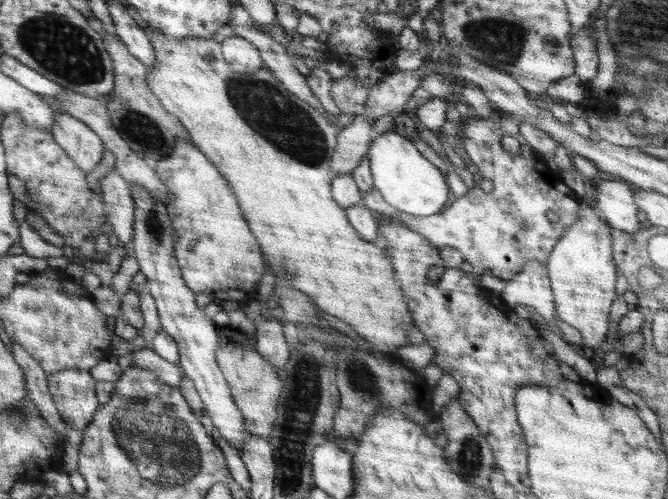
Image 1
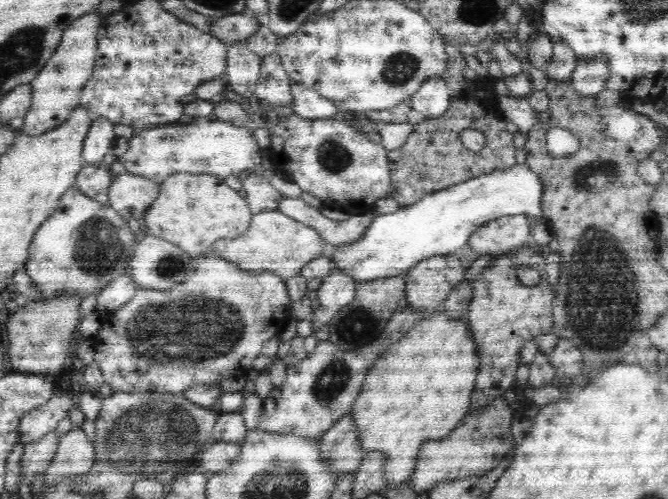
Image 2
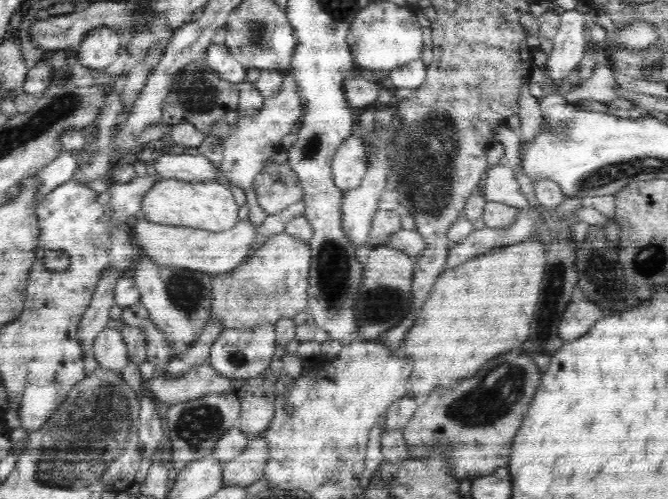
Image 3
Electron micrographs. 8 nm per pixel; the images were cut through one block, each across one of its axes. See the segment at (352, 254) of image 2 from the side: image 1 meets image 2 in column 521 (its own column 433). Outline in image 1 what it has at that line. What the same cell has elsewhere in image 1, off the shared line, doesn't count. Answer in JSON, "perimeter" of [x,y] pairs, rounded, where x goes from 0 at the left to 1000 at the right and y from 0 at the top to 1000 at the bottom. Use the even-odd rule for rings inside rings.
{"perimeter":[[[593,263],[560,273],[549,307],[558,373],[572,387],[578,407],[612,431],[633,435],[656,429],[671,405],[674,375],[668,355],[620,289]]]}

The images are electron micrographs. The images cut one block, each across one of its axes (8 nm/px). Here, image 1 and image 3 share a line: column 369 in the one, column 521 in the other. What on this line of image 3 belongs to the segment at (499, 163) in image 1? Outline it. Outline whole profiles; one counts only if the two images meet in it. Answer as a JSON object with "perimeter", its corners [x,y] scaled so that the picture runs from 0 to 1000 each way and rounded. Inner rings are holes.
{"perimeter":[[[754,321],[729,335],[723,367],[726,373],[725,403],[754,407],[772,415],[775,421],[792,413],[790,401],[778,383],[769,343]]]}

